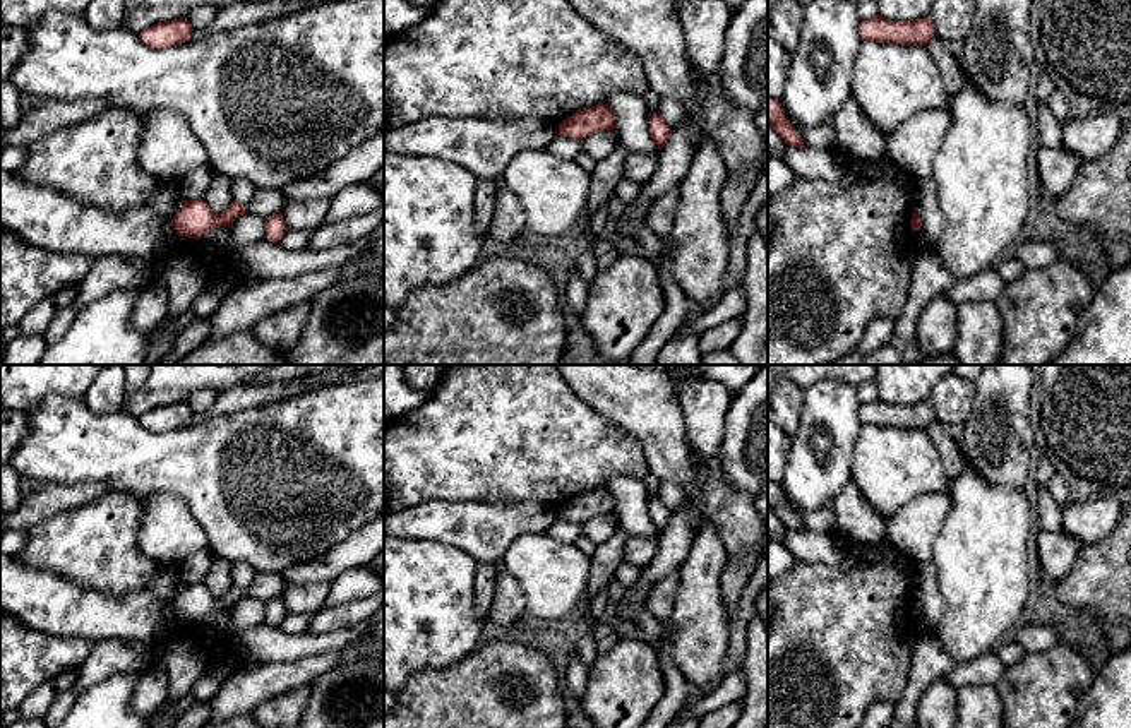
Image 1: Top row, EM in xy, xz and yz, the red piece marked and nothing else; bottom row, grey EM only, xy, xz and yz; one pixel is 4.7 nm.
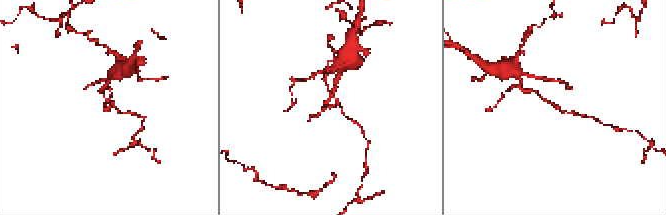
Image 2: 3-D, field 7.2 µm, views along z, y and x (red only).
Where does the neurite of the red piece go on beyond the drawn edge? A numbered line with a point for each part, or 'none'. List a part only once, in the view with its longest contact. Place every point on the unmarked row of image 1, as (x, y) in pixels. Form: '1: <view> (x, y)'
none

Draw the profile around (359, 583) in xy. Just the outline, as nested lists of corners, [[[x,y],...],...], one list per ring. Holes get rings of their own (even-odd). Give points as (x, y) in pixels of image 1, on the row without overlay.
[[[370,565],[343,572],[329,584],[326,606],[338,606],[384,591],[384,576]]]

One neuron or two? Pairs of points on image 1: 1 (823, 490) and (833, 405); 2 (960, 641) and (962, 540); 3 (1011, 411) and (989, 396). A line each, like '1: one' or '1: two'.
1: one
2: one
3: one

